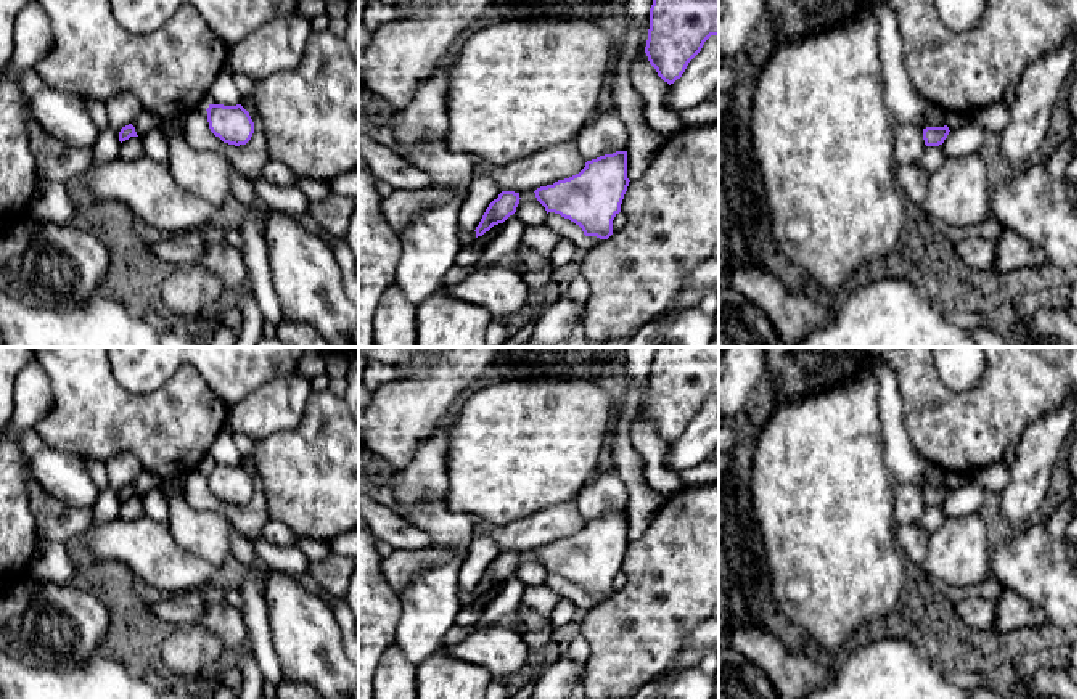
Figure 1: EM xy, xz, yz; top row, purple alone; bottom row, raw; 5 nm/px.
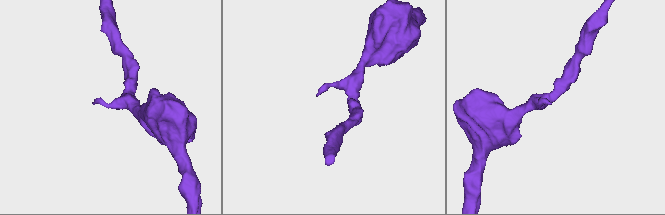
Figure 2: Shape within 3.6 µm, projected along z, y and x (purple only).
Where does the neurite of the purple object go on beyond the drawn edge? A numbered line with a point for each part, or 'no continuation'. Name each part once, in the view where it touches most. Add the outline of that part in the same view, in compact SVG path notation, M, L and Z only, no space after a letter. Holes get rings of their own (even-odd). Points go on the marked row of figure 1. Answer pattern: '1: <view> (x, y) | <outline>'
no continuation

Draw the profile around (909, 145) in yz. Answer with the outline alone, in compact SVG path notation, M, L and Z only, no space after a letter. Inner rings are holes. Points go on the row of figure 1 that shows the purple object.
M896 124L894 130L894 166L918 162L925 153L923 129L917 124Z

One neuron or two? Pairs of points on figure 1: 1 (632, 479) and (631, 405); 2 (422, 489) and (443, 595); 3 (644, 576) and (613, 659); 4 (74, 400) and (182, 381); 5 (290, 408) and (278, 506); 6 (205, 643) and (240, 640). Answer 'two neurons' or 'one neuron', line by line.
1: one neuron
2: one neuron
3: one neuron
4: one neuron
5: two neurons
6: two neurons

